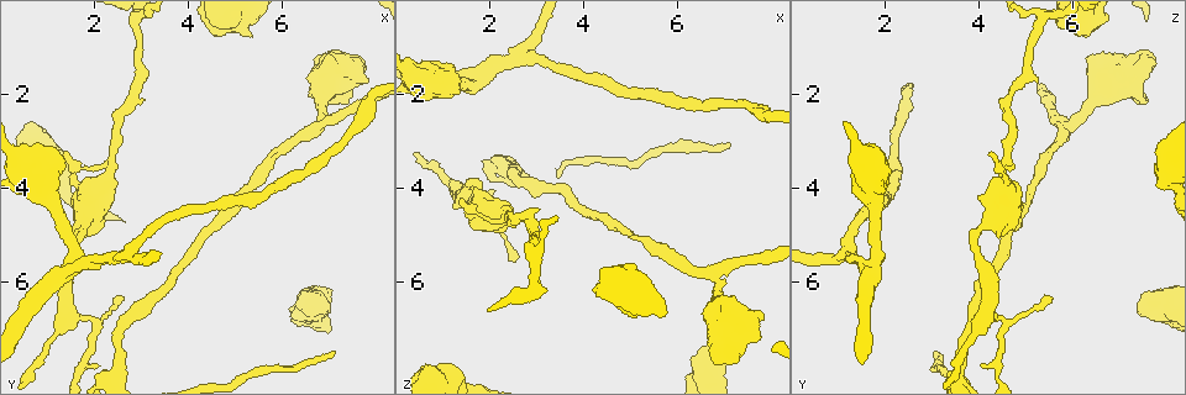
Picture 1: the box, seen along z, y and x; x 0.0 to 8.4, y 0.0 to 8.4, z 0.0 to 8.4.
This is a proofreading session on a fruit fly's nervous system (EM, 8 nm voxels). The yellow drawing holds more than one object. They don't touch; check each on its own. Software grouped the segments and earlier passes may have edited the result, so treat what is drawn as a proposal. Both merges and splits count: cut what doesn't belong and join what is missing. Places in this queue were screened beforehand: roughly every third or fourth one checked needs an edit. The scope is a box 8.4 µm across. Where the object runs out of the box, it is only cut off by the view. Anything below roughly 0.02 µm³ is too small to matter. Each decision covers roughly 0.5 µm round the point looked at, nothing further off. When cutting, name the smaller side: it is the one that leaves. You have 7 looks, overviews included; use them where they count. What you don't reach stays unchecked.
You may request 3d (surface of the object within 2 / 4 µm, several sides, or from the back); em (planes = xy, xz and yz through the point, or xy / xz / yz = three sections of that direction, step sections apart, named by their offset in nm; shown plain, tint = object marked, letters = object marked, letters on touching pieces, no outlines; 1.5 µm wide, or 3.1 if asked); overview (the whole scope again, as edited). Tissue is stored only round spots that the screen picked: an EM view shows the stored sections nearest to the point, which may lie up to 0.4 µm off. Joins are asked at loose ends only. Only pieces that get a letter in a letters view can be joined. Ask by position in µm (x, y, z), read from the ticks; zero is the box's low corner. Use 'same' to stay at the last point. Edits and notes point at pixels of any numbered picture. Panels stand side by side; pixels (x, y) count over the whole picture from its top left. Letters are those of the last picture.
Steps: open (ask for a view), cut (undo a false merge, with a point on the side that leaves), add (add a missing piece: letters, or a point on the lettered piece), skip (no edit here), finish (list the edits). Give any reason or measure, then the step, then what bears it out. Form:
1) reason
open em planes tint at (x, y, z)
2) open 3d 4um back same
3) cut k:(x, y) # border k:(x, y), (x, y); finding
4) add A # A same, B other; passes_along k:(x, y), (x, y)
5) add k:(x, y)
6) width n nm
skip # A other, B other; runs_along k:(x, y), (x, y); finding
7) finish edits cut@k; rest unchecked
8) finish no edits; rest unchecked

thick end
open em 3.1um planes letters at (6.50, 6.50, 7.40)

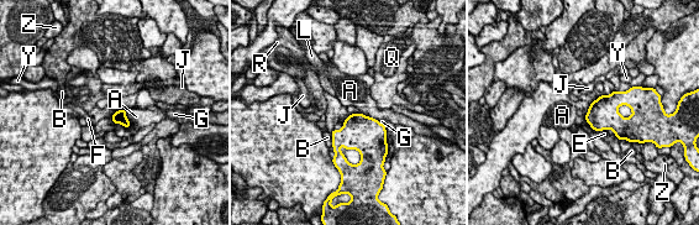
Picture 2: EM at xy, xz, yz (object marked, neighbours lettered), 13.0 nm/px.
skip # A other, B other, E other, F other, G other, J other, L other, Q other, R other, Y other, Z other; border 2:(351, 114), (346, 119); none of them fits

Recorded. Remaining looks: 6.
open 3d 2um at (6.90, 2.65, 5.90)

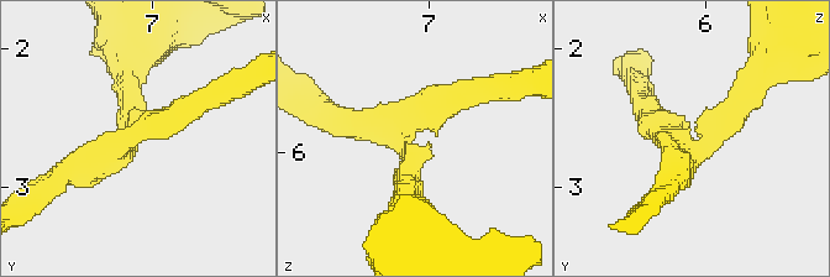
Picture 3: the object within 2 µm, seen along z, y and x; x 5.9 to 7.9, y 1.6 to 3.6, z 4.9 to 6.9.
arms 3; arm_widths 170, 180, 320 nm; now the EM
open em planes letters at (6.86, 2.62, 5.86)

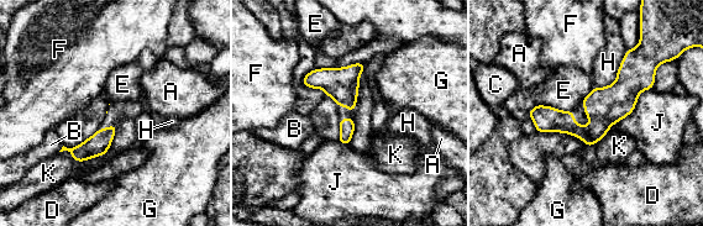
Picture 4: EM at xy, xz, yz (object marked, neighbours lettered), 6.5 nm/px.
skip # A other, B other, C other, D other, E other, F other, G other, H other, J other, K other; border 4:(571, 109), (534, 105), (528, 111); all the same cell

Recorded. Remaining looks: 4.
three arms meet
open em planes tint at (2.80, 5.40, 1.20)

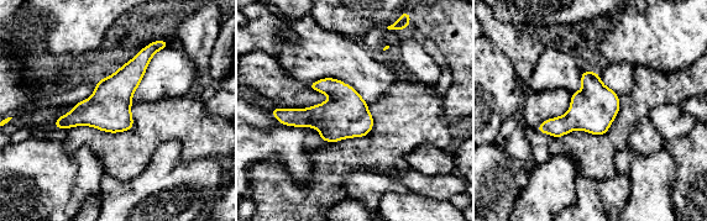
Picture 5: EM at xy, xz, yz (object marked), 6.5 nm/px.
see the neighbours
open em planes letters same

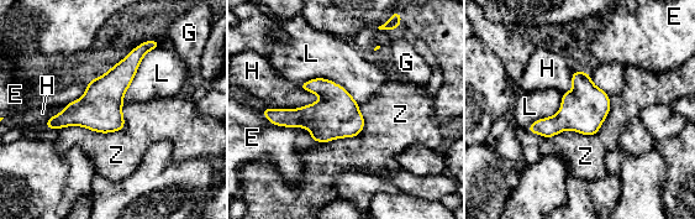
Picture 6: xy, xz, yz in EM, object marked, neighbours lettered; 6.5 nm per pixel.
longest_contact L 460 nm
skip # E other, G other, H other, L other, Z other; border 6:(159, 46), (142, 58), (122, 104); all the same cell

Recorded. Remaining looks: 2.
finish no edits; rest unchecked

